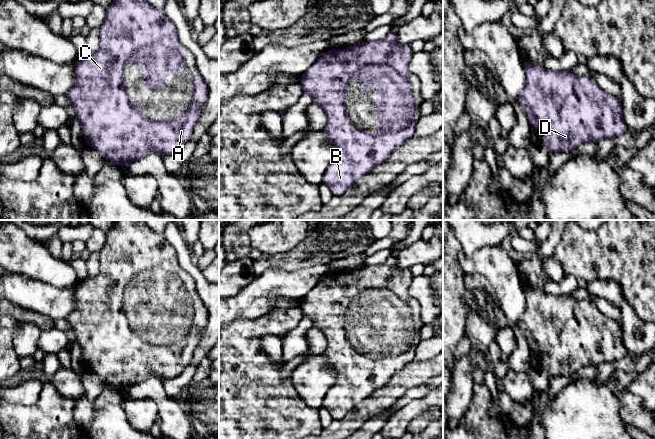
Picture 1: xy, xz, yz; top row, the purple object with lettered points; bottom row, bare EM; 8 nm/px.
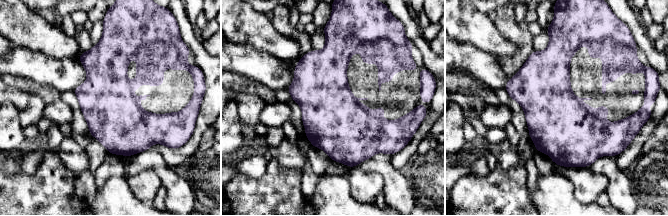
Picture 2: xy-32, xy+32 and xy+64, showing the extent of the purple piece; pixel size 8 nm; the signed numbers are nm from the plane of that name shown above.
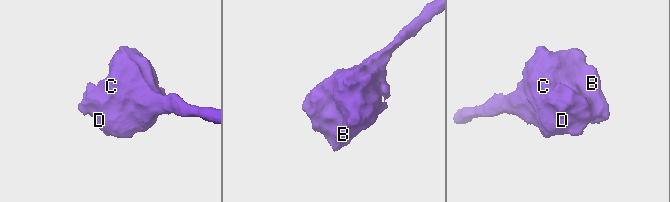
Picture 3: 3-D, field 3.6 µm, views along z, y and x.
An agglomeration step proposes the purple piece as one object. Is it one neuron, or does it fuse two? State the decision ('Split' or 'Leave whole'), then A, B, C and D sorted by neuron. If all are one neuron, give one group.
Leave whole. Groups: A B C D

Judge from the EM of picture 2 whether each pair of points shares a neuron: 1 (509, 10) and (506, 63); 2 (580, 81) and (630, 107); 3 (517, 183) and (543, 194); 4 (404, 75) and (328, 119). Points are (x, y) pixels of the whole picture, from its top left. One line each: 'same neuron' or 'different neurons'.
1: same neuron
2: same neuron
3: different neurons
4: same neuron

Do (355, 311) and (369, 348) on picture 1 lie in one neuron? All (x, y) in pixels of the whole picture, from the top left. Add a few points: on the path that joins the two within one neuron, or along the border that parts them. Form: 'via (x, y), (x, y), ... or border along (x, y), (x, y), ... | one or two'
via (364, 320), (369, 325), (369, 339) | one

